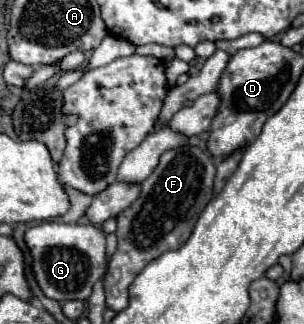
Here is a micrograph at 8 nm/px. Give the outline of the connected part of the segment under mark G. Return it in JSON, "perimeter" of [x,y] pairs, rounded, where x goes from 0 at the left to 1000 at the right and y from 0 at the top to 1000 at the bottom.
{"perimeter":[[[145,682],[86,713],[86,750],[99,762],[112,818],[105,836],[151,917],[184,929],[289,923],[303,880],[329,867],[355,824],[349,725],[309,694],[211,694],[184,682]]]}

